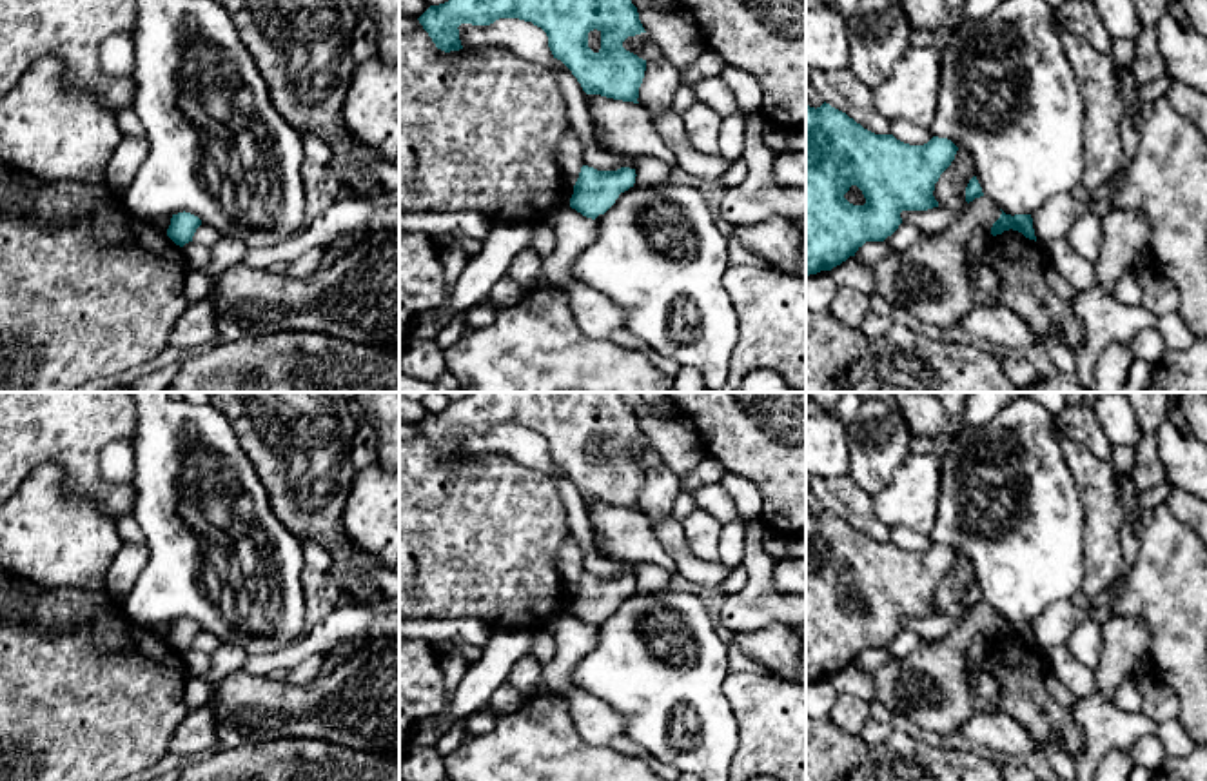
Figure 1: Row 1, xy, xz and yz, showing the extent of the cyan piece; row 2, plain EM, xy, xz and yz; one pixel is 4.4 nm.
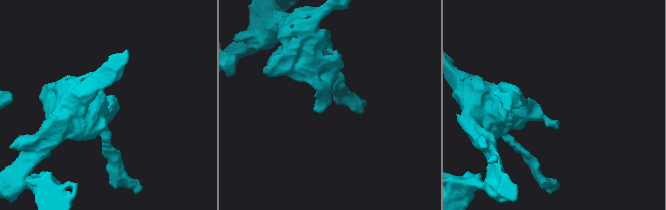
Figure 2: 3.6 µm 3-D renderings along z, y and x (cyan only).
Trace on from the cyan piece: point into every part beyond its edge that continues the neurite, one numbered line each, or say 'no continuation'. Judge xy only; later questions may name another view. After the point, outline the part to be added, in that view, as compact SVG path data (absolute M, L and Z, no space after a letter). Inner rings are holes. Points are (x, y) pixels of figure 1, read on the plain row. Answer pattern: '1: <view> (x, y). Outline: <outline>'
no continuation

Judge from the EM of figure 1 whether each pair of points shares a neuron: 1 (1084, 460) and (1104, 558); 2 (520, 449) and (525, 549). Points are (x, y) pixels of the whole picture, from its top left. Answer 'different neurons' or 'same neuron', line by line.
1: same neuron
2: different neurons

